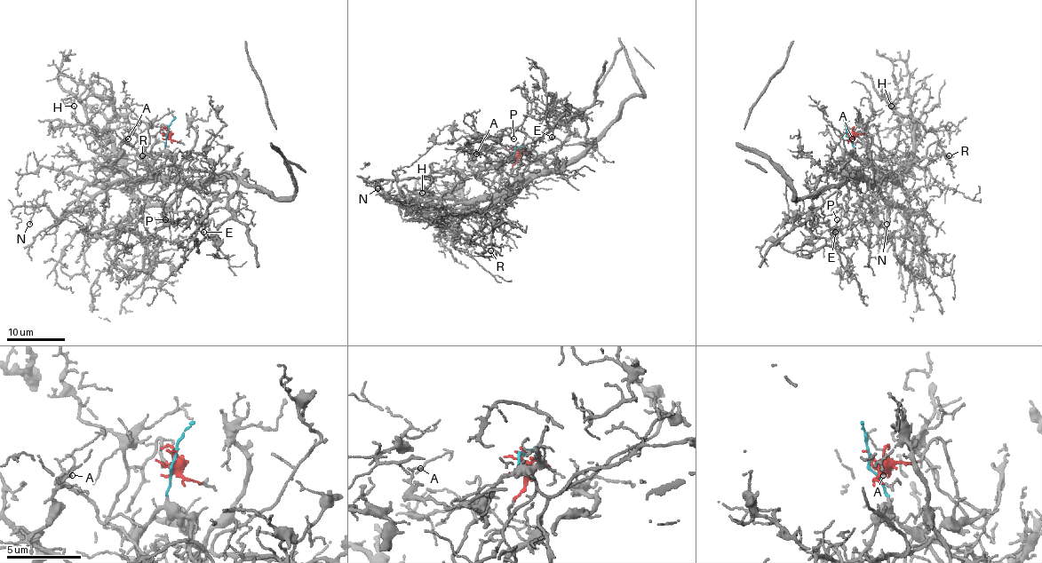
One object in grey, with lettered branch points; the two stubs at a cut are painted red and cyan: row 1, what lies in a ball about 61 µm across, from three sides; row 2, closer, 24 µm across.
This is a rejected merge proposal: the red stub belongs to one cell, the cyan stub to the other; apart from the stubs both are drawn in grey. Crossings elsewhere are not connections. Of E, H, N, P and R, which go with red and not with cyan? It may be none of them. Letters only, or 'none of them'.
E, P

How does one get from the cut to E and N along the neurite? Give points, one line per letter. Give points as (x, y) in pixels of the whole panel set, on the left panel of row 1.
E: (168, 130), (162, 124), (153, 154), (227, 171), (238, 187), (238, 210), (211, 237), (202, 231)
N: (168, 130), (165, 149), (153, 164), (155, 178), (107, 185), (57, 218), (36, 206), (29, 224)

